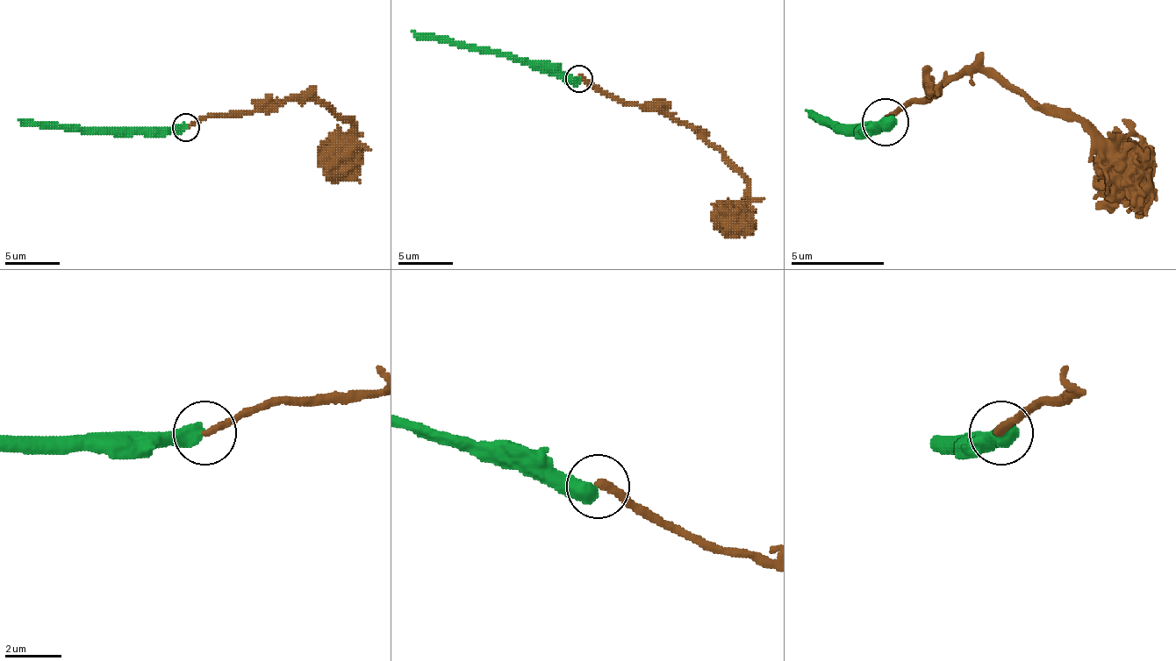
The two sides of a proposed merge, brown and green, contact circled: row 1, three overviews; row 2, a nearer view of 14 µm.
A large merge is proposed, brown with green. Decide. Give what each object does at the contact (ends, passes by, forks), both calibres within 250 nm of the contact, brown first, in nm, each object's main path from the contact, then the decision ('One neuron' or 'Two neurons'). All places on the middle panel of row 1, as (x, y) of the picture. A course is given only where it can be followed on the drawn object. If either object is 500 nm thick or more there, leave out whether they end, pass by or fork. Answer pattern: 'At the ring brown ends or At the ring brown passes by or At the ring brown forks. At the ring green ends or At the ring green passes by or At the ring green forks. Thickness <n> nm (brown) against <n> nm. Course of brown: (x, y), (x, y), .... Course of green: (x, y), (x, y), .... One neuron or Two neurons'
Thickness 260 nm (brown) against 550 nm. Course of brown: (579, 77), (626, 103), (659, 105), (667, 113), (695, 127), (712, 144), (750, 190), (744, 209), (725, 231). Course of green: (579, 77), (543, 72), (499, 53), (419, 39), (412, 31). Two neurons

